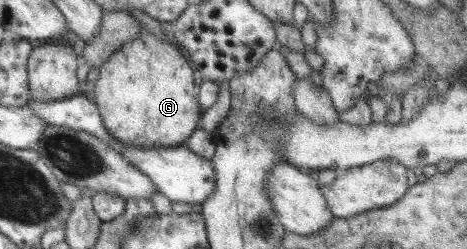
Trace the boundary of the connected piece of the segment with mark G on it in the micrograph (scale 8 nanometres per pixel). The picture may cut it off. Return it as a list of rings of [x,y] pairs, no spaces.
[[[142,28],[134,40],[122,44],[99,69],[98,79],[93,82],[94,103],[106,132],[128,148],[156,148],[182,145],[201,120],[202,110],[197,103],[198,89],[192,81],[192,67],[186,63],[177,46],[160,40]]]

